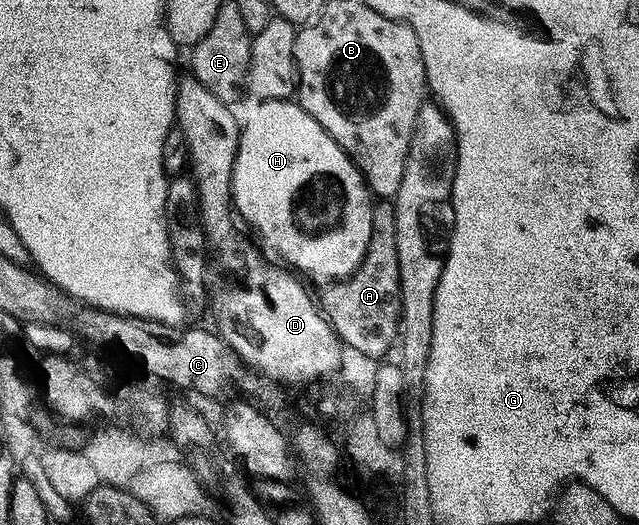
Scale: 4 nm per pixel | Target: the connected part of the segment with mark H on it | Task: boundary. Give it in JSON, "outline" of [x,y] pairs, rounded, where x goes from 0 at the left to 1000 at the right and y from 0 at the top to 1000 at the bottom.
{"outline":[[[465,192],[452,194],[412,194],[399,200],[399,210],[393,213],[391,227],[383,227],[379,240],[379,265],[372,276],[372,301],[366,307],[366,345],[363,349],[363,392],[371,413],[379,415],[404,444],[404,453],[410,459],[410,469],[423,484],[430,484],[437,501],[446,503],[455,516],[477,526],[487,539],[504,537],[502,541],[521,541],[534,537],[560,516],[567,507],[567,497],[573,491],[573,482],[579,470],[579,459],[585,448],[585,396],[579,356],[573,352],[573,343],[556,316],[548,299],[513,259],[513,251],[488,221],[482,221],[479,208]]]}

